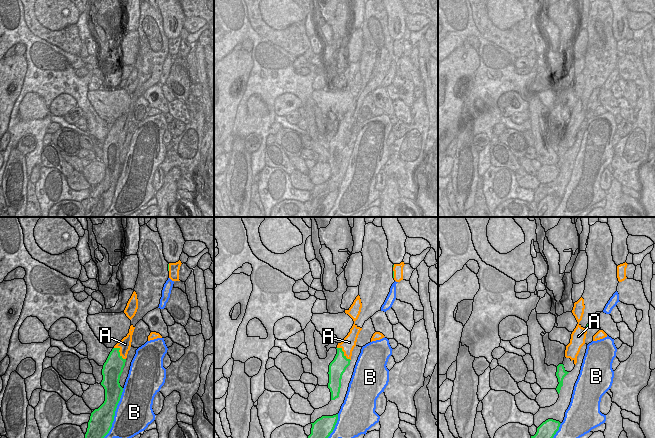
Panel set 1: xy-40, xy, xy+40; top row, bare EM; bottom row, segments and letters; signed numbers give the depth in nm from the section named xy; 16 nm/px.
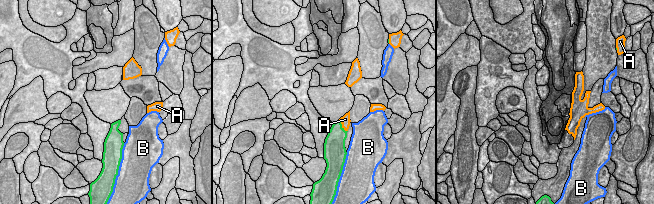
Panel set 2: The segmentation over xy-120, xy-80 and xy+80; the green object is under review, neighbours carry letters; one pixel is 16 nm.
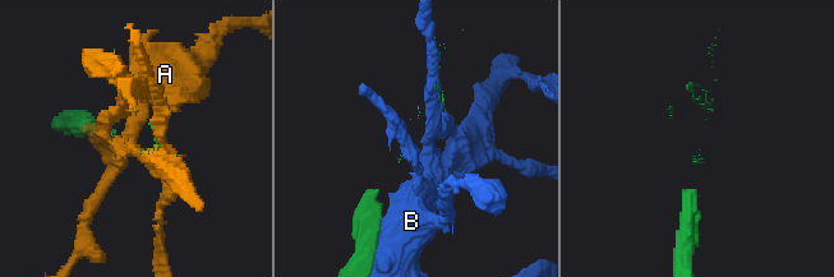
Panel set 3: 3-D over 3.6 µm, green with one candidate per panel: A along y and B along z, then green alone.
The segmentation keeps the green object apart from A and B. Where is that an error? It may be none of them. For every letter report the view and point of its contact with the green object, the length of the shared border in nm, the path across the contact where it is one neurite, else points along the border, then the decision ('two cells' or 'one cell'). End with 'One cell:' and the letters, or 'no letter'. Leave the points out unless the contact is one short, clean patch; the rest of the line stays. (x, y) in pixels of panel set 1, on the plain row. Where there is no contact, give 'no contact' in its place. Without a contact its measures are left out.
A: contact xy-40 (119, 128); length 280 nm; two cells
B: contact xy-40 (114, 190); length 900 nm; two cells
One cell: no letter

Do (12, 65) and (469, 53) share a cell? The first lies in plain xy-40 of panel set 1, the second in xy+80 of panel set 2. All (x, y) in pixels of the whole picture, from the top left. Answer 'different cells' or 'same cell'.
same cell

